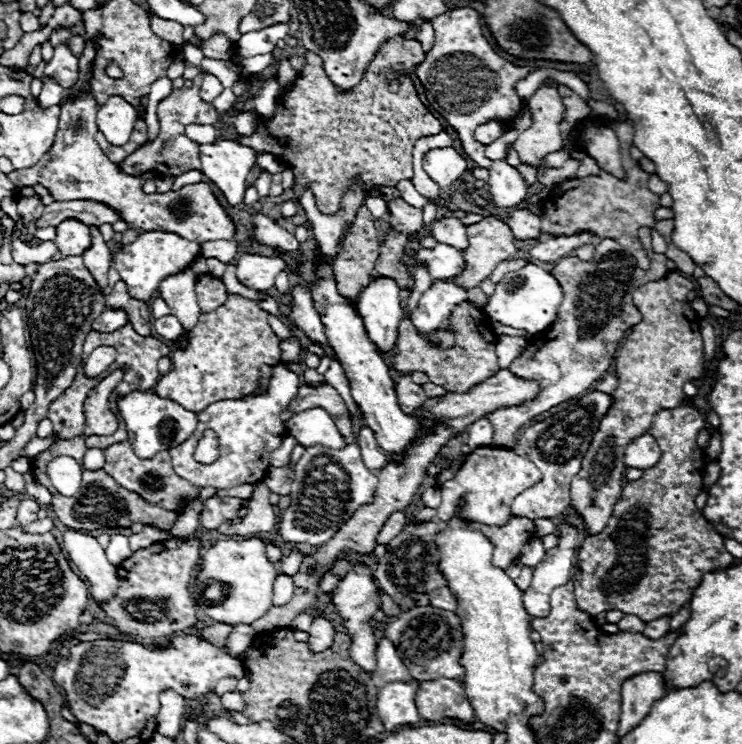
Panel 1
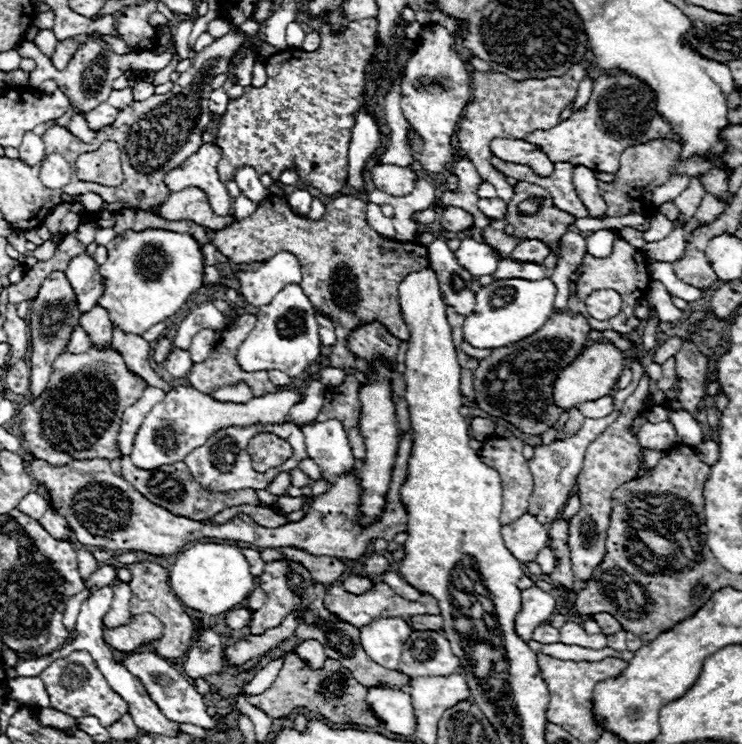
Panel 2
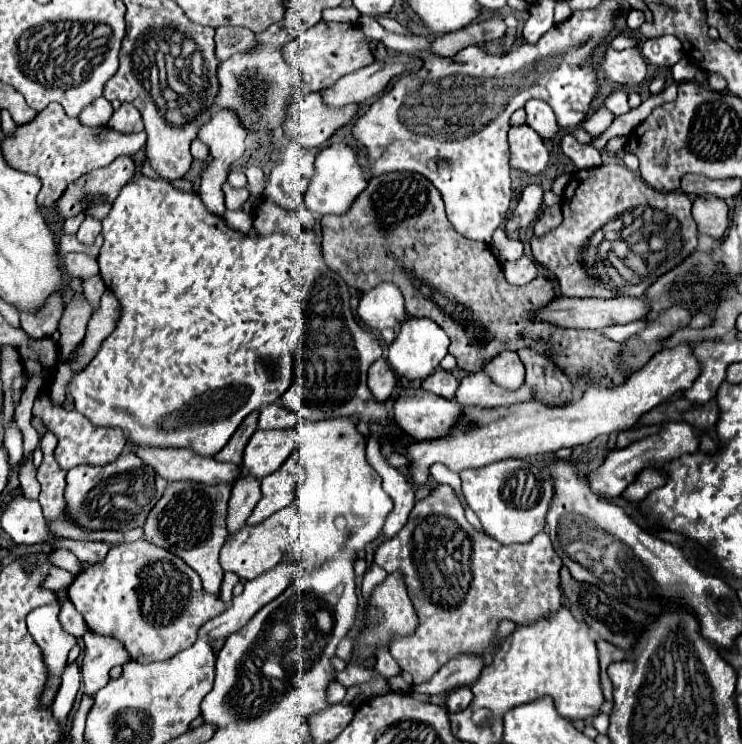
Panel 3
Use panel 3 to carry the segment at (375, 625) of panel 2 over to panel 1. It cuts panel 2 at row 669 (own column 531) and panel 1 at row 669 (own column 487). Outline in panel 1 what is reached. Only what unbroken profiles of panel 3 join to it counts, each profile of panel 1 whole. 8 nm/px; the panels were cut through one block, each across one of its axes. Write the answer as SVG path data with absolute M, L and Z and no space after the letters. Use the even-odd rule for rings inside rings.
M380 638L376 648L376 670L372 674L382 682L408 682L412 680L408 668L402 664L400 656L396 654L394 644L388 638Z

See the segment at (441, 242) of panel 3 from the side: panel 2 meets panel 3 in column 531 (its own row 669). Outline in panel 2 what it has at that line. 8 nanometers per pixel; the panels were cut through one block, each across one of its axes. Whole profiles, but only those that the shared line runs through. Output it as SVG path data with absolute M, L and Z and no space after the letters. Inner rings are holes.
M290 654L288 660L284 662L284 668L278 674L278 680L266 692L248 696L248 704L256 706L270 718L288 718L292 710L302 710L312 714L314 718L326 718L338 724L362 724L362 726L380 724L380 720L366 704L366 688L352 678L352 672L348 672L340 662L332 658L326 658L320 670L312 670L296 654Z

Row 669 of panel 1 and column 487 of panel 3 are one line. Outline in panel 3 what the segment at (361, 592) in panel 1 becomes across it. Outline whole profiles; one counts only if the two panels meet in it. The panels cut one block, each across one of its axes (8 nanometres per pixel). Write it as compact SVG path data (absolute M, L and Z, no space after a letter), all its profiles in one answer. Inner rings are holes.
M500 352L492 358L484 372L502 388L516 390L524 382L524 364L516 352Z

